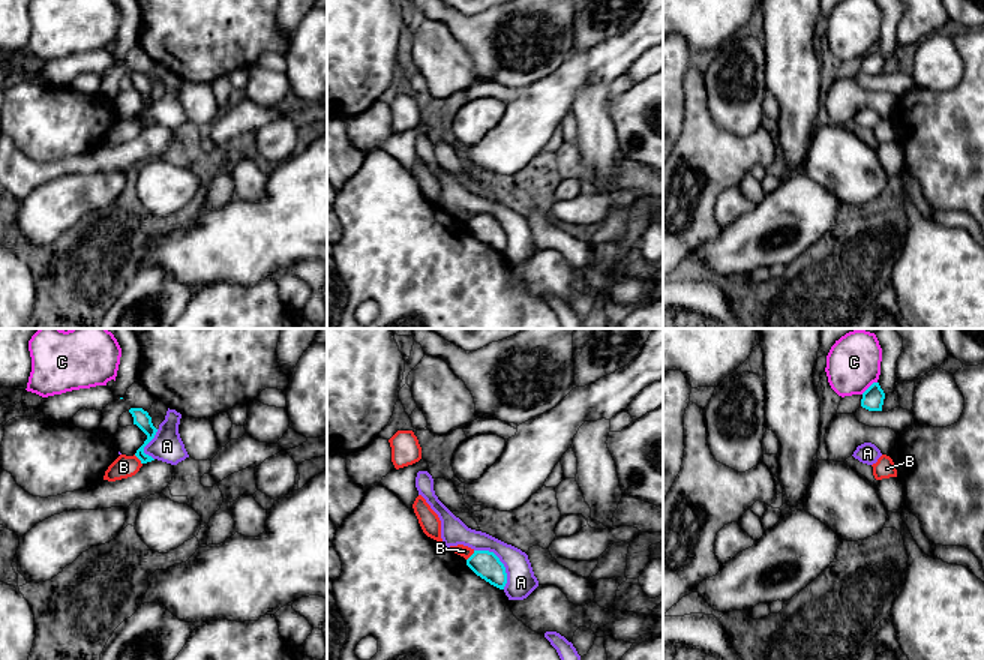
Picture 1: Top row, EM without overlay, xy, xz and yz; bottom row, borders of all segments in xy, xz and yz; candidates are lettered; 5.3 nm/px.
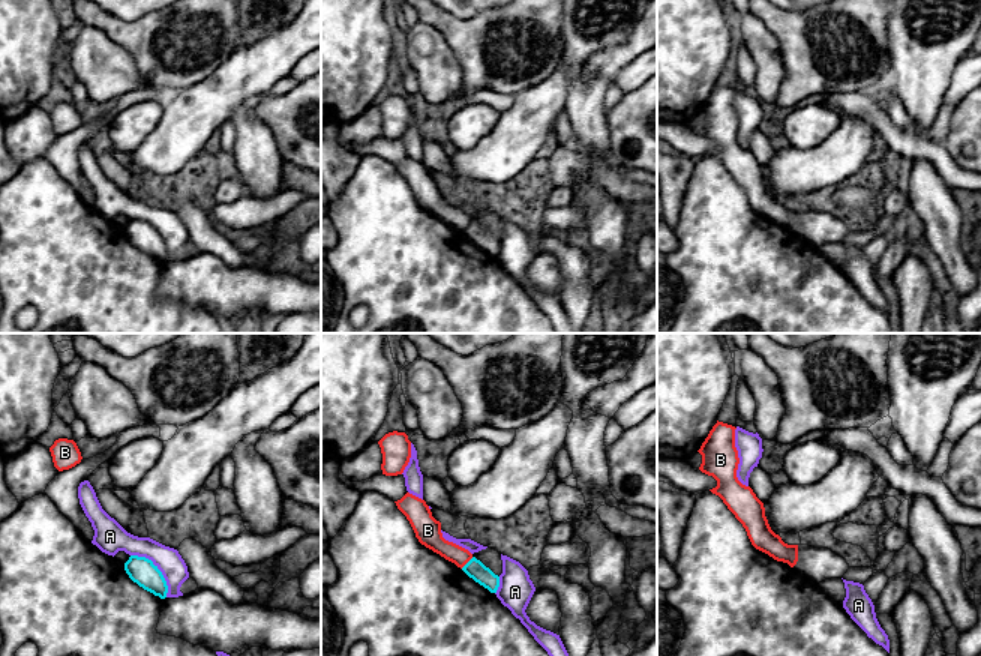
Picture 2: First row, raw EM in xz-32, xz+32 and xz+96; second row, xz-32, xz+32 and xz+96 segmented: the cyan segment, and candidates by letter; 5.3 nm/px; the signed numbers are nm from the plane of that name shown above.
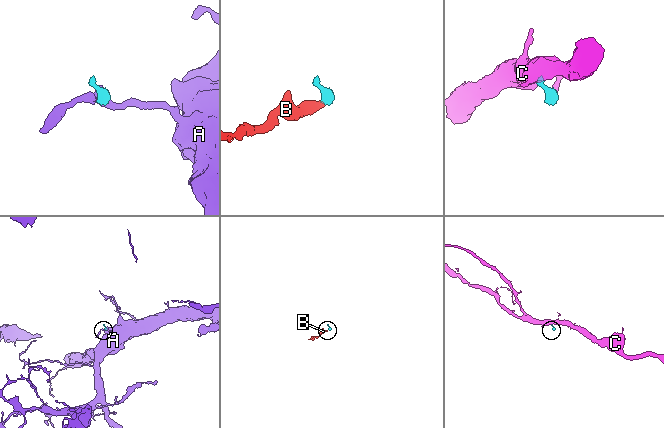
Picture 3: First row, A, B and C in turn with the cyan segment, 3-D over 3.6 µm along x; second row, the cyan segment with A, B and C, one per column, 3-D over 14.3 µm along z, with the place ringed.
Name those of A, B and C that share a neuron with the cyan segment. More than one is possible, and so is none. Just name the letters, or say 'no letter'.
B

